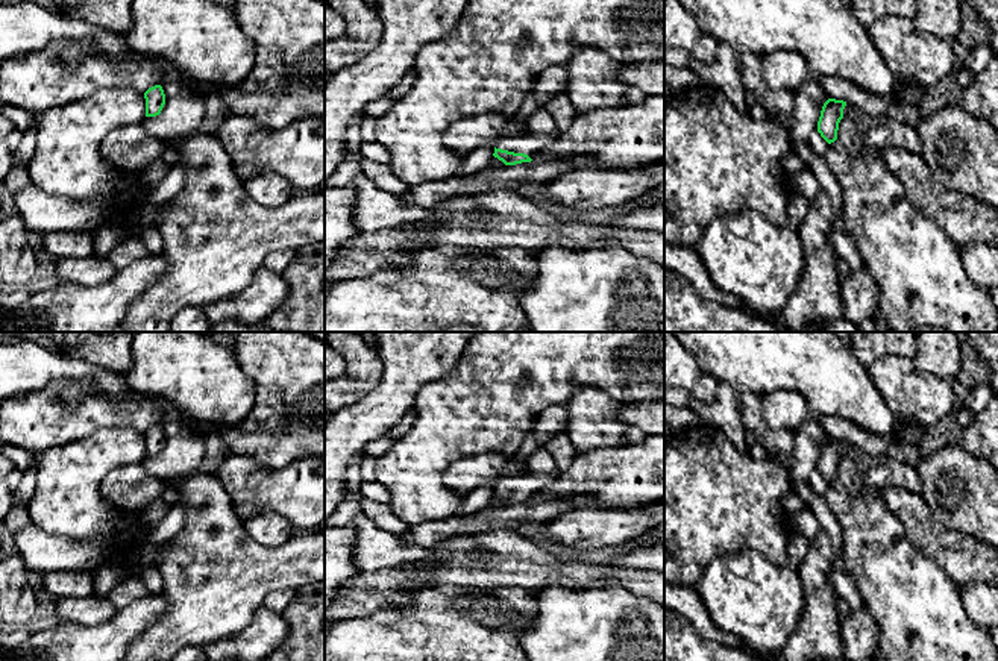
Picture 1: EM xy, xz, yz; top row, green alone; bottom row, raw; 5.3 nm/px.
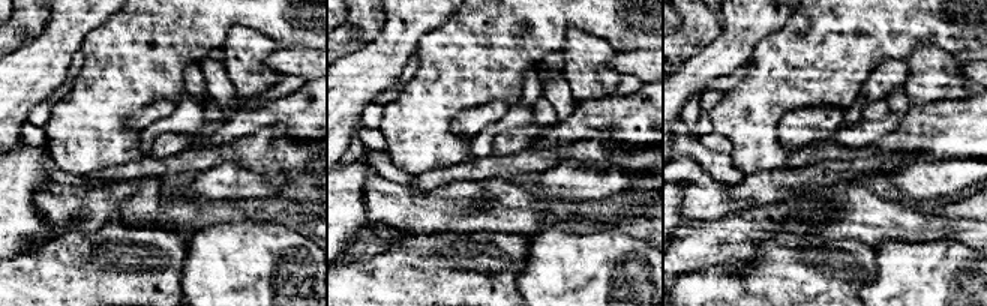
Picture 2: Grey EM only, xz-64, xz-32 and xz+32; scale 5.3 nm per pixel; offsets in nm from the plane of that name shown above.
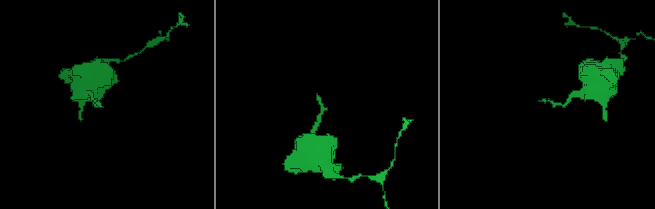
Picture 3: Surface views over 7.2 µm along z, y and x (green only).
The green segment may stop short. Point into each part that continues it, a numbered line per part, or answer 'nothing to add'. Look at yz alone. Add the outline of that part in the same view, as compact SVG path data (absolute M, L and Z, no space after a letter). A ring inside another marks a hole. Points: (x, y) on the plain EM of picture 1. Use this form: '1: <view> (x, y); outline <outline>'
1: yz (818, 484); outline M818 468L808 478L810 488L821 497L825 497L825 493L830 488L830 484L821 476Z

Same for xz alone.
1: xz (533, 484); outline M555 468L551 473L526 471L519 476L504 476L496 481L496 488L525 493L534 500L543 493L551 481L560 476L560 473L561 468Z

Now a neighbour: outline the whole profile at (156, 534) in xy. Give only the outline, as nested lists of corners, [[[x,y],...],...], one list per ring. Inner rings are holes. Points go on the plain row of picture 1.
[[[179,500],[158,523],[140,522],[140,543],[161,546],[170,541],[182,528],[185,520],[185,505]]]

